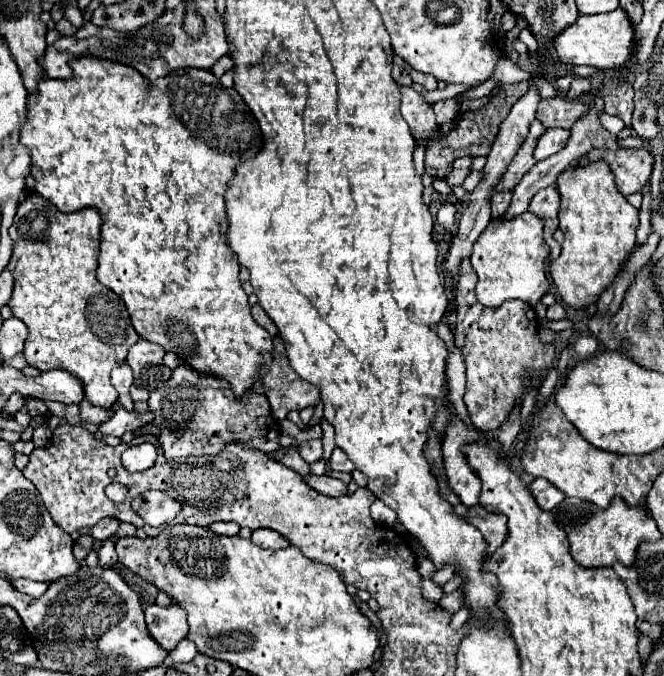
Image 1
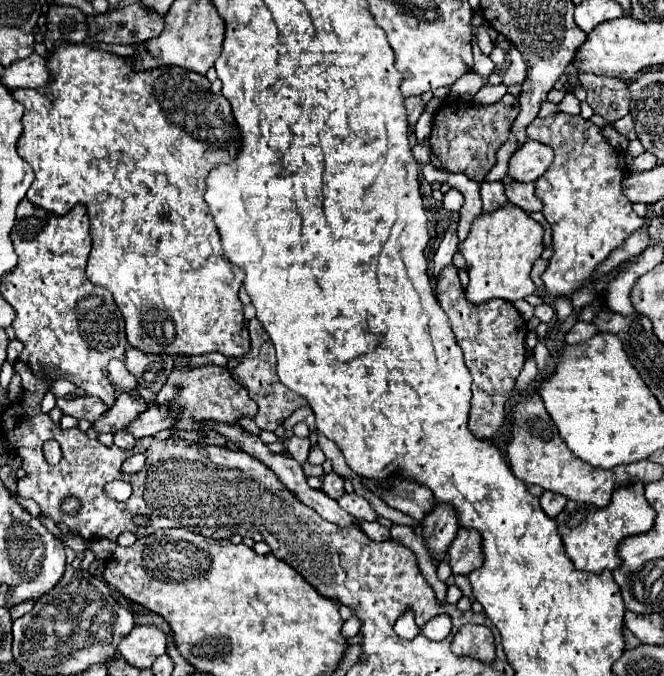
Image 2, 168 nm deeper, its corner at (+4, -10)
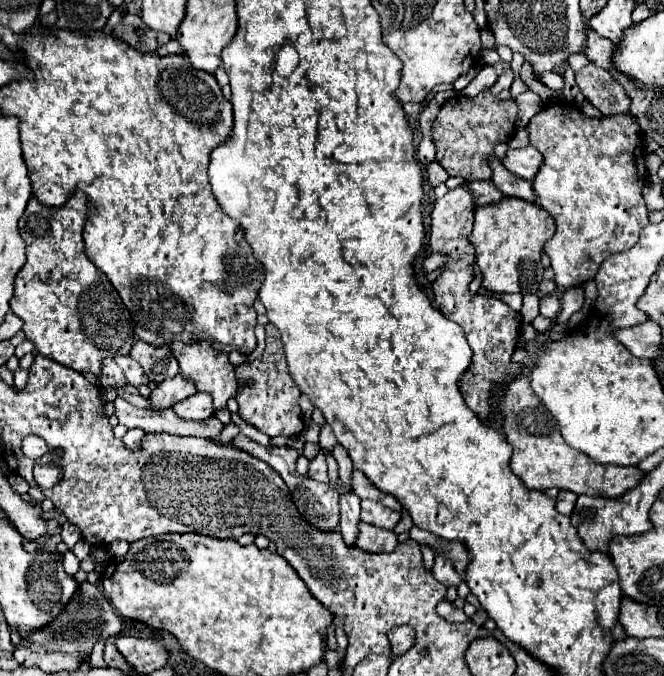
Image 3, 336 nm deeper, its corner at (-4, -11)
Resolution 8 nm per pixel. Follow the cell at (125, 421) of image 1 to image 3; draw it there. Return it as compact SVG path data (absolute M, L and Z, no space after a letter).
M197 392L197 394L185 398L183 402L175 404L173 410L181 418L189 418L189 420L209 420L215 414L211 394L207 394L207 392Z

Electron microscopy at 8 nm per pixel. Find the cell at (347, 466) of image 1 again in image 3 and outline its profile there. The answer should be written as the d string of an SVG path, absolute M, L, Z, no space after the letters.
M347 492L341 496L341 522L339 522L339 528L341 528L341 536L345 540L345 544L351 544L355 546L357 542L357 534L359 534L359 514L361 514L361 506L359 506L359 496L355 496L353 492Z

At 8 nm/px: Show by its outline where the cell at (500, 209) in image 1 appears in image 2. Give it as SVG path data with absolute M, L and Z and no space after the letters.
M483 181L481 183L481 199L483 199L483 211L495 211L497 207L503 207L509 203L501 181L495 181L495 183Z

